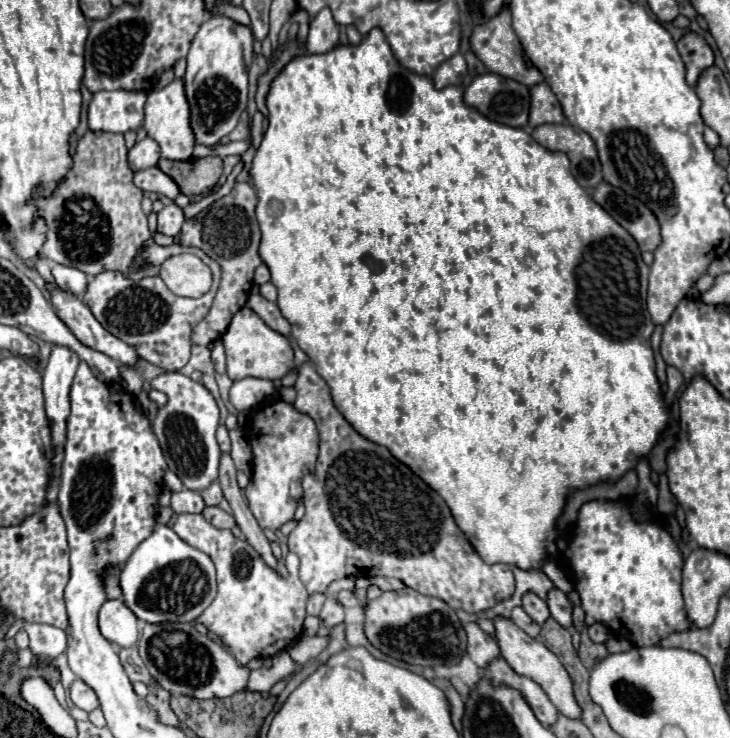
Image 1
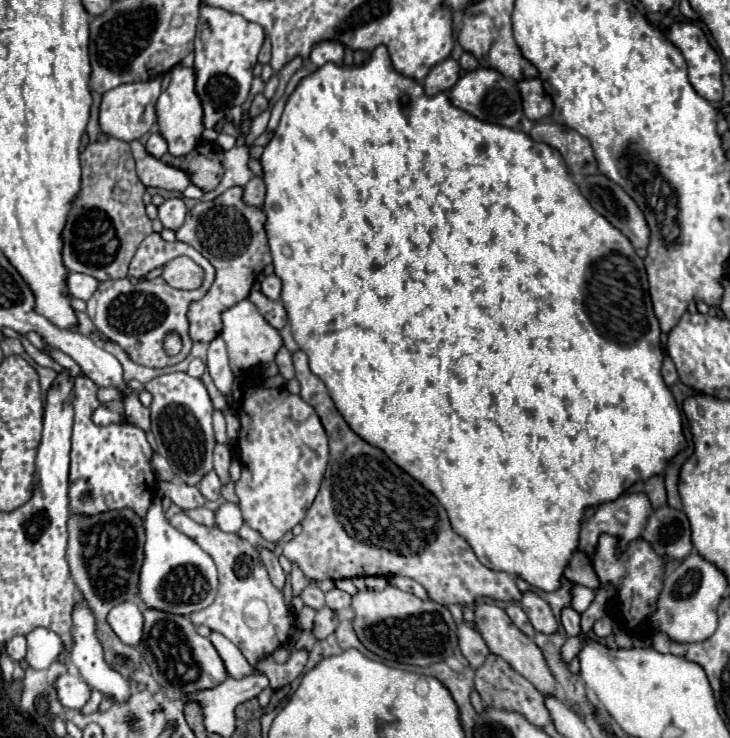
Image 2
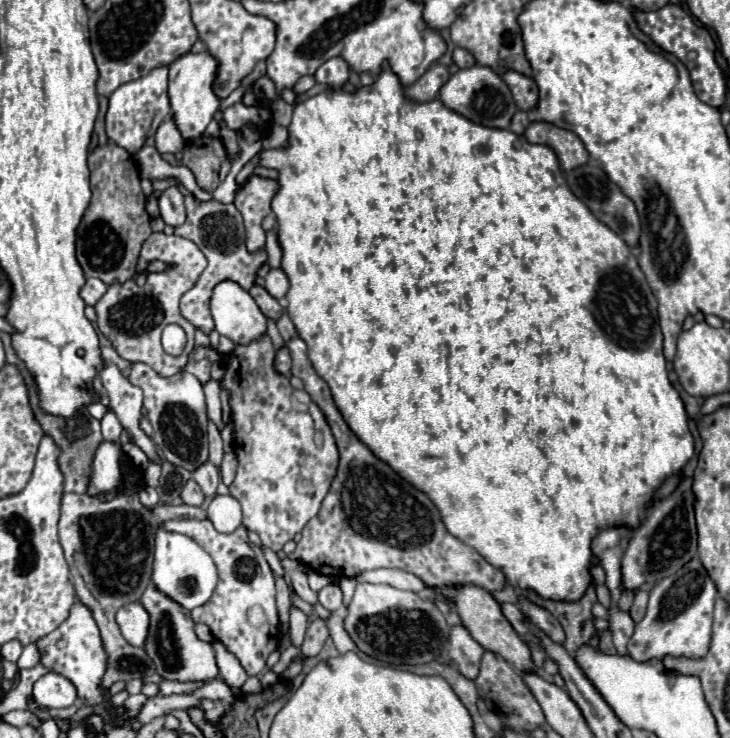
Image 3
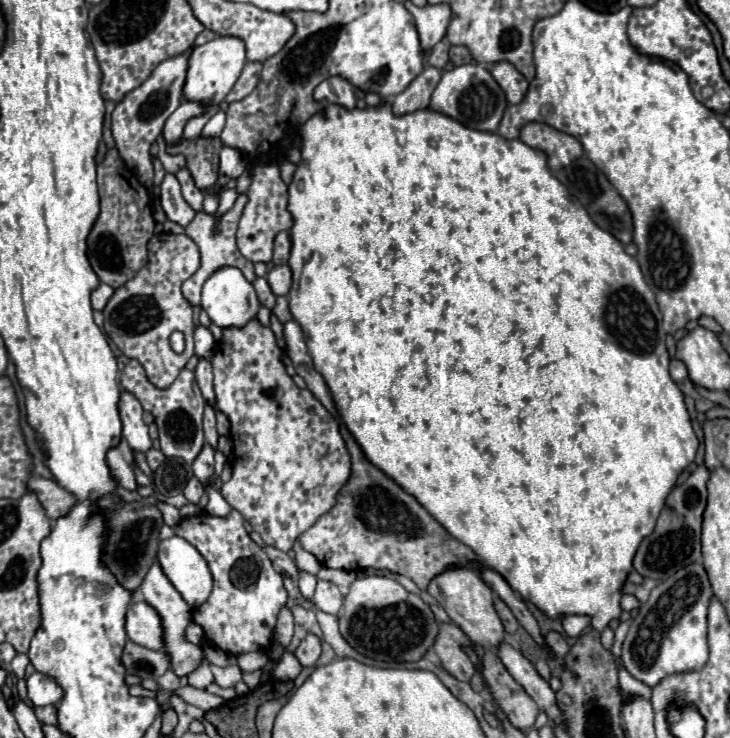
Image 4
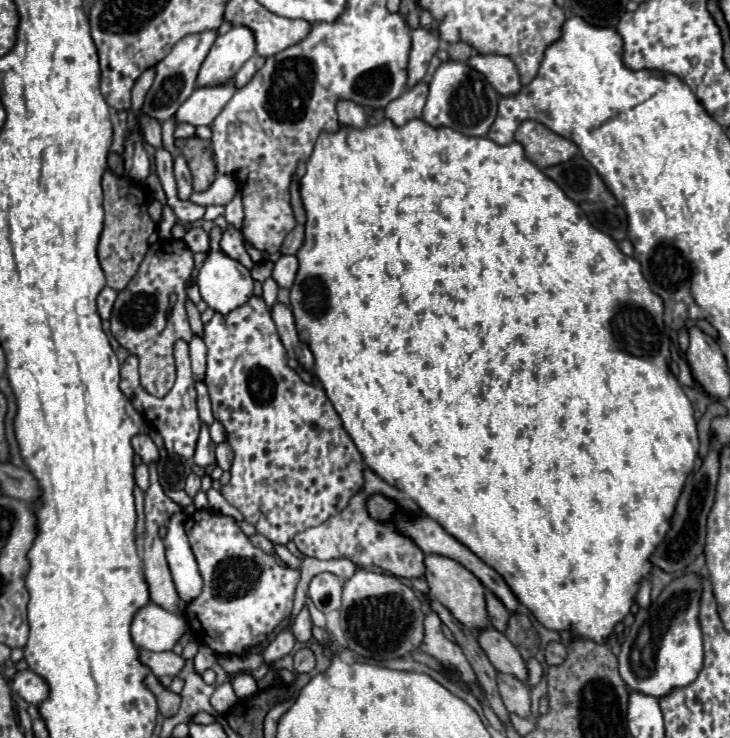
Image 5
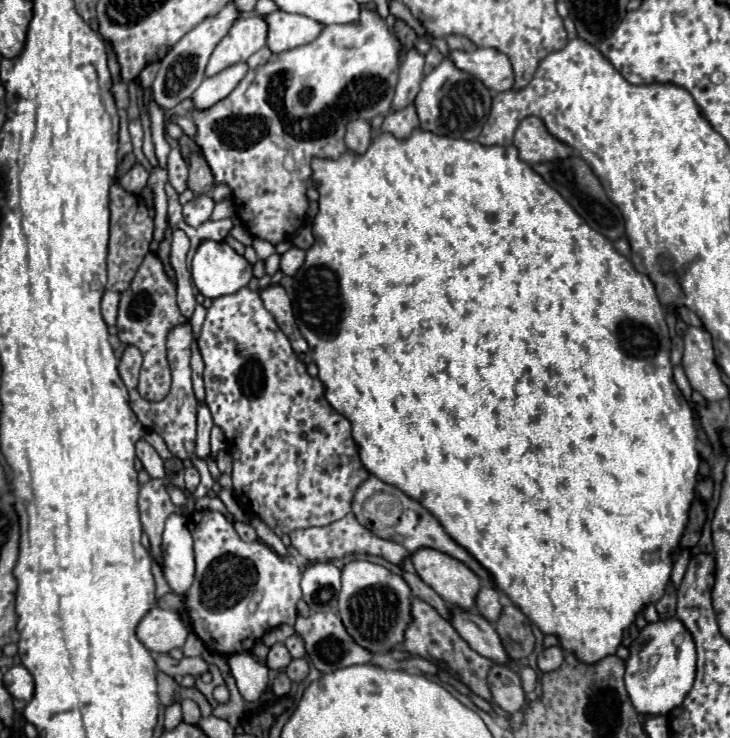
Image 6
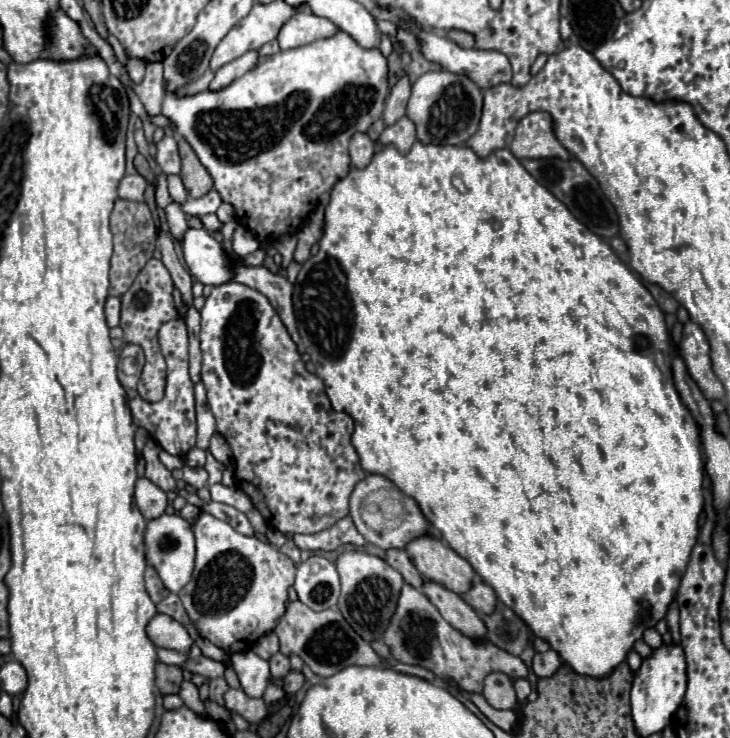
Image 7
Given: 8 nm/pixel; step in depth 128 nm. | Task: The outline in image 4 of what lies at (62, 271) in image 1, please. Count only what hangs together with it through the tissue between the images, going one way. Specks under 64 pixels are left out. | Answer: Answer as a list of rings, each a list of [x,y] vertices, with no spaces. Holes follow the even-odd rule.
[[[98,284],[98,288],[96,290],[92,290],[92,294],[90,294],[90,300],[92,300],[92,308],[94,310],[104,310],[104,306],[106,306],[106,302],[110,300],[110,296],[112,296],[112,288],[108,286],[108,284]]]

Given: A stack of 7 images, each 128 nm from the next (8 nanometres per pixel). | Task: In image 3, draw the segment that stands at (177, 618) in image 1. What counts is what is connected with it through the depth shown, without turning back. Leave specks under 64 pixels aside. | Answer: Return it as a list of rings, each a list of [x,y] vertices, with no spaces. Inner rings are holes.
[[[146,486],[144,490],[140,490],[140,502],[142,502],[146,508],[154,508],[154,506],[160,503],[160,497],[156,489]],[[162,526],[156,530],[156,546],[154,546],[154,564],[152,564],[152,584],[158,592],[166,594],[170,600],[180,604],[186,610],[198,608],[206,604],[216,588],[216,566],[208,552],[204,552],[192,538],[168,532]]]

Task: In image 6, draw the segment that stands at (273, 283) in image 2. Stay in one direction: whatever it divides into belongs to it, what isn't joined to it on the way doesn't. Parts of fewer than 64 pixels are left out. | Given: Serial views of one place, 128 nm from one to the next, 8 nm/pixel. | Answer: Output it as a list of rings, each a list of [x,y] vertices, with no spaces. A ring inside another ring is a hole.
[[[290,248],[286,254],[282,254],[282,258],[280,258],[282,274],[284,276],[294,276],[296,270],[304,264],[304,256],[306,256],[306,252],[298,250],[298,248]]]

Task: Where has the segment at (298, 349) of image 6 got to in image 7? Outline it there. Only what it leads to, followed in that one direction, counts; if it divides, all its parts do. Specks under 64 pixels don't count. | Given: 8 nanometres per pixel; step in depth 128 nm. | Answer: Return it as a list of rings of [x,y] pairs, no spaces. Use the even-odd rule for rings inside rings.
[[[236,266],[234,280],[264,294],[270,300],[270,304],[274,306],[274,310],[278,312],[284,326],[288,328],[292,340],[296,344],[300,342],[294,310],[292,310],[292,284],[284,276],[272,274],[264,266]]]

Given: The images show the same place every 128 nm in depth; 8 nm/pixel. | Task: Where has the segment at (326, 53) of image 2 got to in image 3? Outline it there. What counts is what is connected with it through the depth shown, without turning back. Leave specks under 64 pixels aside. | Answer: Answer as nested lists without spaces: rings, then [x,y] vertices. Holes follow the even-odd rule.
[[[334,56],[330,60],[326,60],[318,70],[316,70],[316,82],[328,84],[330,88],[342,88],[342,84],[348,80],[348,64],[344,62],[344,58]]]

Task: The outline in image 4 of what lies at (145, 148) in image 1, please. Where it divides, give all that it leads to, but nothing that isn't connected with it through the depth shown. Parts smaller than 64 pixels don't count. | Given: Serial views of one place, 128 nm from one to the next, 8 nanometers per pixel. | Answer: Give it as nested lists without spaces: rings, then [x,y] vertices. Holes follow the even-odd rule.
[[[182,102],[182,104],[170,114],[170,118],[168,118],[166,124],[164,124],[162,136],[164,136],[166,144],[180,144],[184,124],[186,124],[192,116],[198,116],[200,112],[204,112],[204,106],[202,106],[202,104]]]

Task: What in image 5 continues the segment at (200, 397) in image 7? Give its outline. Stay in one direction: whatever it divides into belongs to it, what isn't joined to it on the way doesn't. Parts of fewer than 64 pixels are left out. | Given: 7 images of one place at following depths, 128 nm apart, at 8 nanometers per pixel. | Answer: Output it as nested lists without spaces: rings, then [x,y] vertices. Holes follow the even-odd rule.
[[[202,426],[202,430],[200,430],[200,438],[198,438],[196,444],[194,464],[196,464],[198,468],[208,468],[208,466],[216,464],[214,448],[216,448],[216,444],[212,442],[212,438],[210,438],[210,434],[208,434],[208,426]]]

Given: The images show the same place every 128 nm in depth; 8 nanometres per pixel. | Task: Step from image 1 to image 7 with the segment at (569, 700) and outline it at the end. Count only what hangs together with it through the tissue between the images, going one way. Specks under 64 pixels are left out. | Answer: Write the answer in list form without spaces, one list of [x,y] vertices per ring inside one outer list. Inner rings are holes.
[[[432,534],[420,536],[406,546],[406,552],[426,580],[438,582],[456,594],[466,594],[472,588],[474,568],[440,538]]]

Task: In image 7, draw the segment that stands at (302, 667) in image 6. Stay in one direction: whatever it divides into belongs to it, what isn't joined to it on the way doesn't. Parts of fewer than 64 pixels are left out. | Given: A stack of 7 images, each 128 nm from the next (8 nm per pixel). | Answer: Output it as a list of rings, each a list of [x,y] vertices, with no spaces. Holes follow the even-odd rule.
[[[290,670],[286,674],[286,678],[284,678],[284,686],[282,688],[286,690],[286,694],[296,694],[302,688],[302,684],[304,684],[304,674],[298,672],[298,670]]]

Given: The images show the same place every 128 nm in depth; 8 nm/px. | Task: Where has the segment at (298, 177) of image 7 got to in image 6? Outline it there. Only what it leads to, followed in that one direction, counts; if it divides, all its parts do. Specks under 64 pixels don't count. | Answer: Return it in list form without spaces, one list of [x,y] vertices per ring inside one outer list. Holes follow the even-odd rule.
[[[360,4],[360,16],[356,22],[324,26],[314,42],[272,54],[266,64],[248,70],[232,94],[220,100],[216,106],[204,112],[192,110],[192,118],[198,126],[194,140],[200,144],[216,182],[232,188],[236,216],[254,238],[268,240],[276,246],[278,242],[288,240],[300,228],[308,210],[306,188],[312,186],[312,158],[336,158],[346,152],[344,128],[348,120],[372,120],[378,114],[390,112],[400,70],[400,50],[400,40],[380,18],[378,10],[368,10],[364,4]]]

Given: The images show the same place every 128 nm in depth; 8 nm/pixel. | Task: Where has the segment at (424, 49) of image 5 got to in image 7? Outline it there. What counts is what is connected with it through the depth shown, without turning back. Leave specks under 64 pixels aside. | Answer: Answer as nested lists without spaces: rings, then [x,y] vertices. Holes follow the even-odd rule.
[[[404,74],[390,90],[390,98],[386,102],[386,110],[384,110],[384,122],[386,126],[388,124],[394,124],[396,120],[400,120],[404,114],[406,114],[406,104],[408,104],[408,98],[410,98],[410,90],[412,90],[412,84],[410,84],[410,78],[408,74]]]

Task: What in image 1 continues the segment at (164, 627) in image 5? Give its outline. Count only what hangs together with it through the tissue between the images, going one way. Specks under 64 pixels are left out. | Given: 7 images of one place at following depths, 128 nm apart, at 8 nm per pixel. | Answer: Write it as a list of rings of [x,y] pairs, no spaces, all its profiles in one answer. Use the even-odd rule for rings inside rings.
[[[120,598],[106,600],[98,612],[98,626],[108,642],[130,648],[138,640],[138,620]]]

